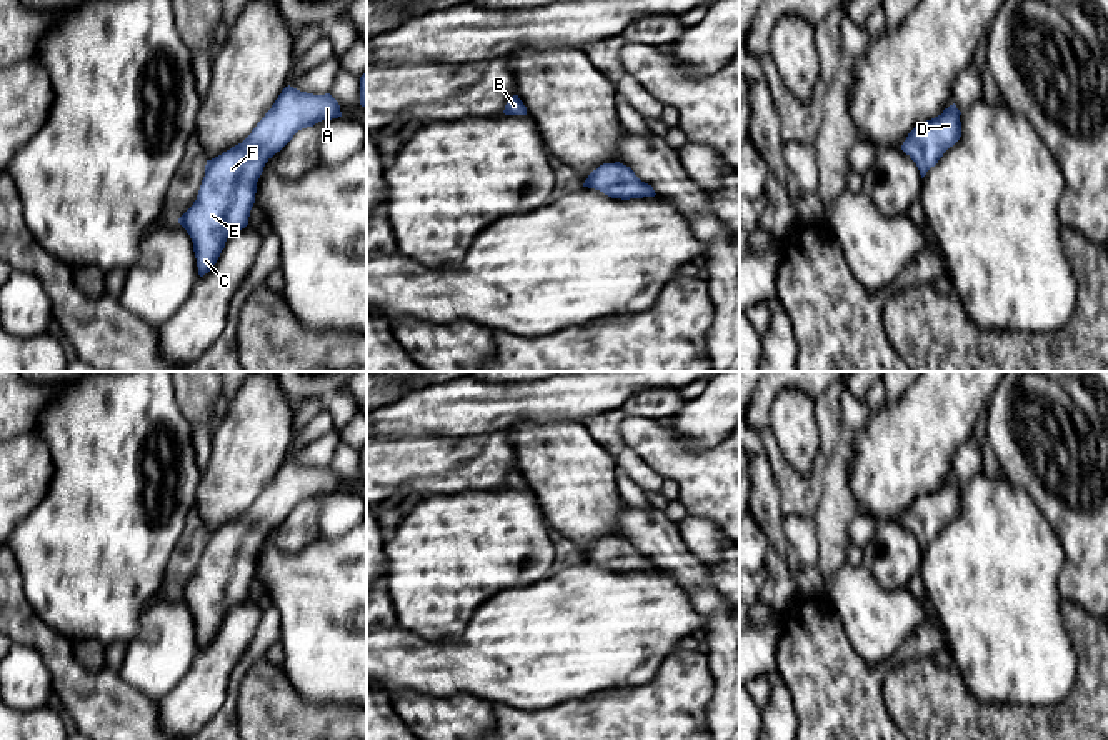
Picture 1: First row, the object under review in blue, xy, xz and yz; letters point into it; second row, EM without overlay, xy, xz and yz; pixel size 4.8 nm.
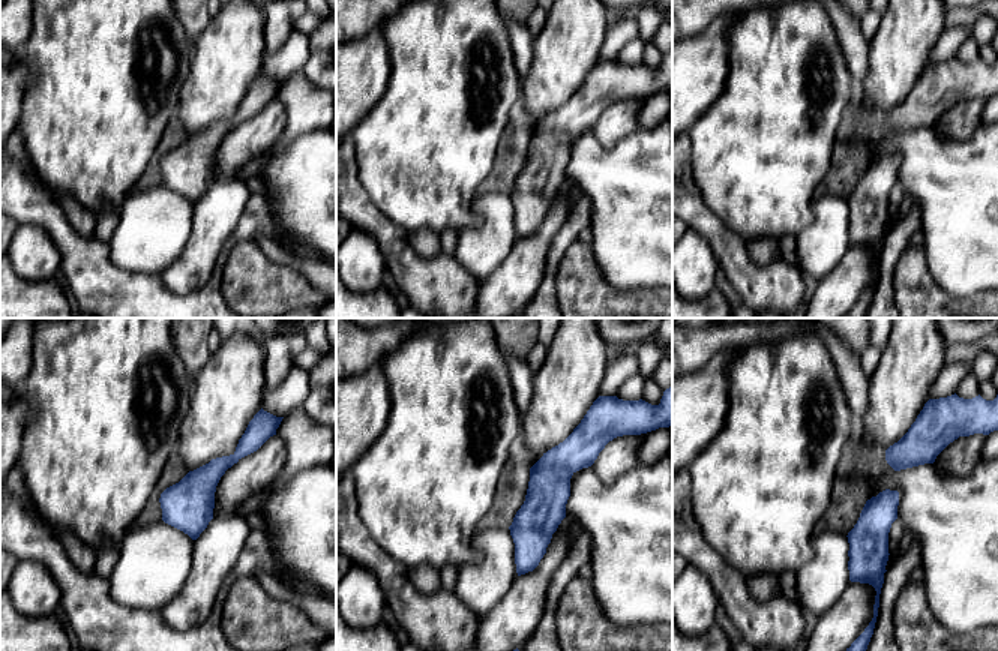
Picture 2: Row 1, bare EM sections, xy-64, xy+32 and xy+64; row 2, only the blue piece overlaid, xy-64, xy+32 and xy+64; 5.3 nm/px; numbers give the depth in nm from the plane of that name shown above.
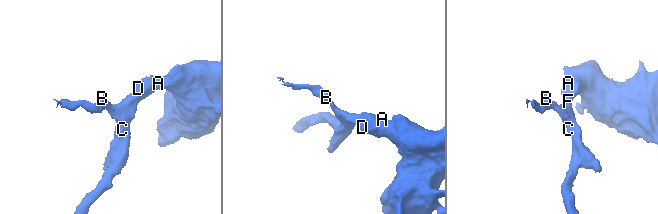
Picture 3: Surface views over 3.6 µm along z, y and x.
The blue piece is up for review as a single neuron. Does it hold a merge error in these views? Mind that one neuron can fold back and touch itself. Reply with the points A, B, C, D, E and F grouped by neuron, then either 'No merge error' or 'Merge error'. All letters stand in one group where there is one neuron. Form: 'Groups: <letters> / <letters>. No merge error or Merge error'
Groups: A B C D E F. No merge error

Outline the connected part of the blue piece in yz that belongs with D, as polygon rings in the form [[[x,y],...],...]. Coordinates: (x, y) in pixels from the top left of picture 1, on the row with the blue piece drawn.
[[[953,103],[941,115],[918,123],[908,133],[901,150],[916,163],[921,178],[960,140],[960,115],[961,112]]]

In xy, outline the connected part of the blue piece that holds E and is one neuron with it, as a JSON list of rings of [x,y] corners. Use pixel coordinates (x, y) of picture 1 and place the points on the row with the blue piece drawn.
[[[288,85],[242,143],[207,160],[197,200],[178,218],[193,242],[200,277],[213,268],[227,238],[248,225],[265,163],[298,130],[338,117],[340,105],[330,93],[313,95]]]

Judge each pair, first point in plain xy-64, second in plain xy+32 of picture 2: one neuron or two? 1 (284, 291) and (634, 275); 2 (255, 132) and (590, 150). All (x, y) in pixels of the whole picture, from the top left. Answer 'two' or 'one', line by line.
1: two
2: two

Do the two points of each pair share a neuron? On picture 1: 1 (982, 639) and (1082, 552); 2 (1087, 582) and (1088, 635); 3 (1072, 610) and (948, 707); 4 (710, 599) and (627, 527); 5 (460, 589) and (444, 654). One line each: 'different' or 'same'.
1: different
2: different
3: same
4: same
5: different

